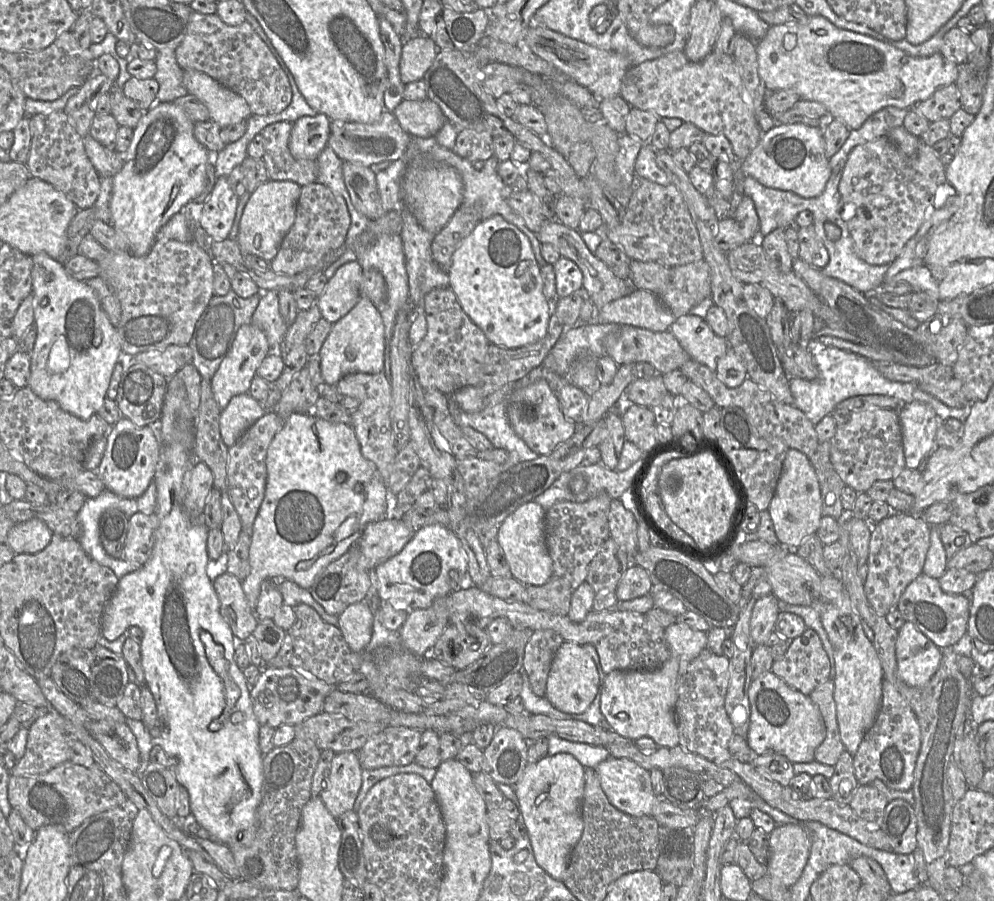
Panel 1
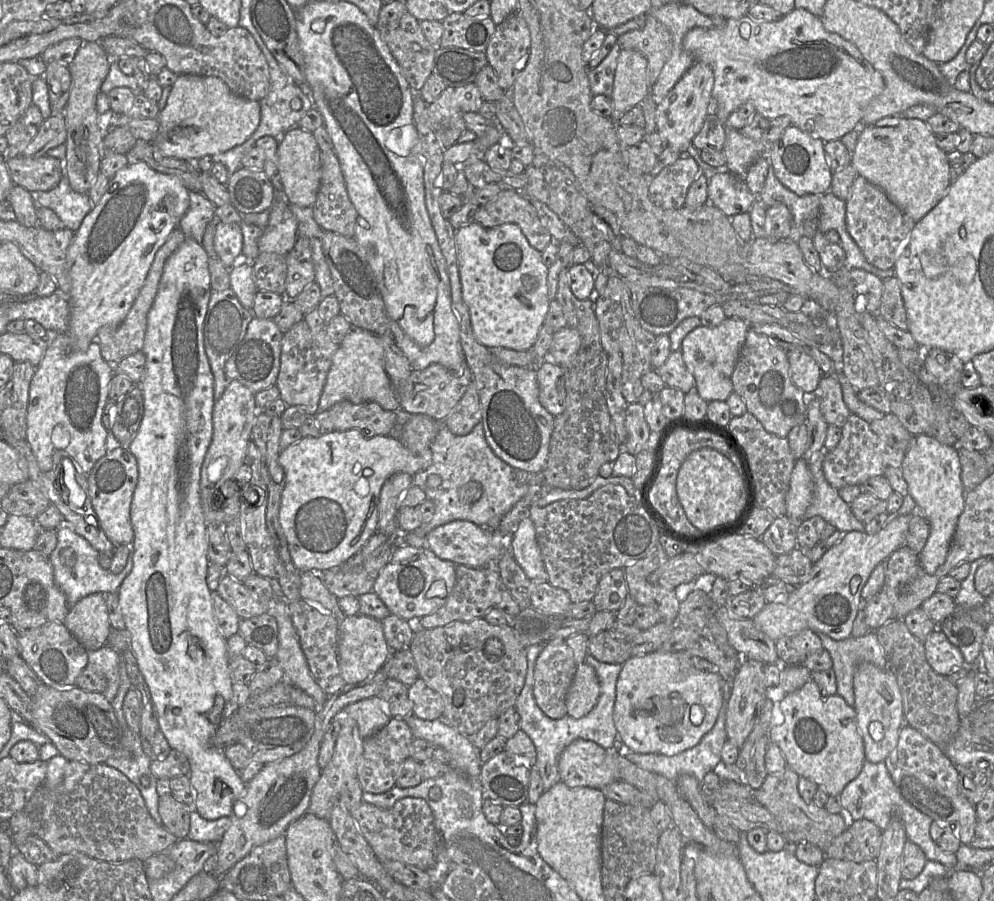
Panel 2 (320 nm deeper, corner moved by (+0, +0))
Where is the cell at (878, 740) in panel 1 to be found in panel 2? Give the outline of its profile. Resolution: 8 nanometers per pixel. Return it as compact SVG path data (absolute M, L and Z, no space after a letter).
M904 725L896 748L884 761L902 797L938 824L948 824L964 845L970 845L978 822L975 805L962 794L956 767L942 750L917 729Z

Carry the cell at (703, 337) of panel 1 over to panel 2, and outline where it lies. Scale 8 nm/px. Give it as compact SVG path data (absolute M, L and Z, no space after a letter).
M726 318L720 325L707 328L702 325L688 333L680 352L683 361L695 379L695 389L706 402L724 401L734 392L732 374L745 343L749 324L739 318Z

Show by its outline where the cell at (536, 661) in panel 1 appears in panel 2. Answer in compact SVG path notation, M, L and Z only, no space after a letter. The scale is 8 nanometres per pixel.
M553 638L543 645L534 669L533 695L551 719L567 715L566 696L577 665L564 639Z

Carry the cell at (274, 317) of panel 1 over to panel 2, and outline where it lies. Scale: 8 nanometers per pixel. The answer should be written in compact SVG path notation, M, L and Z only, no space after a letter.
M254 316L248 324L243 340L225 364L224 371L228 380L239 381L255 394L276 385L283 336L273 319Z

